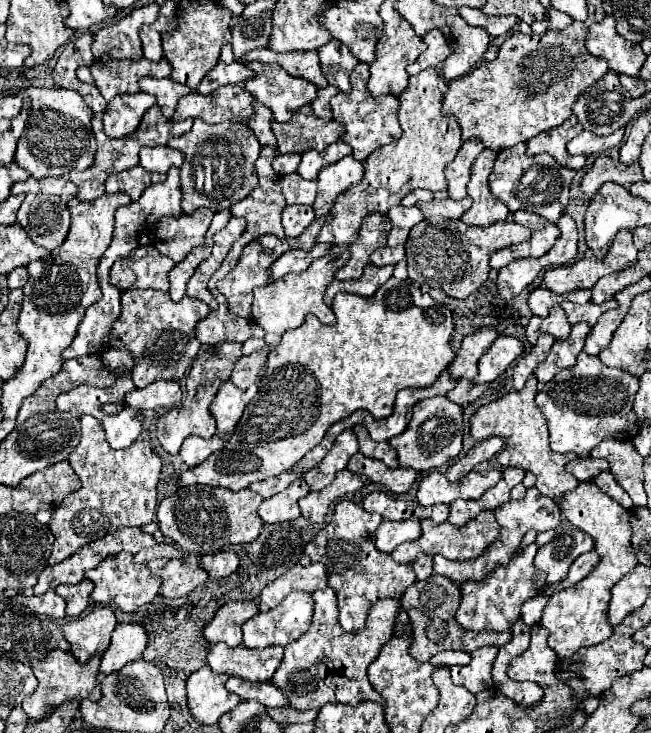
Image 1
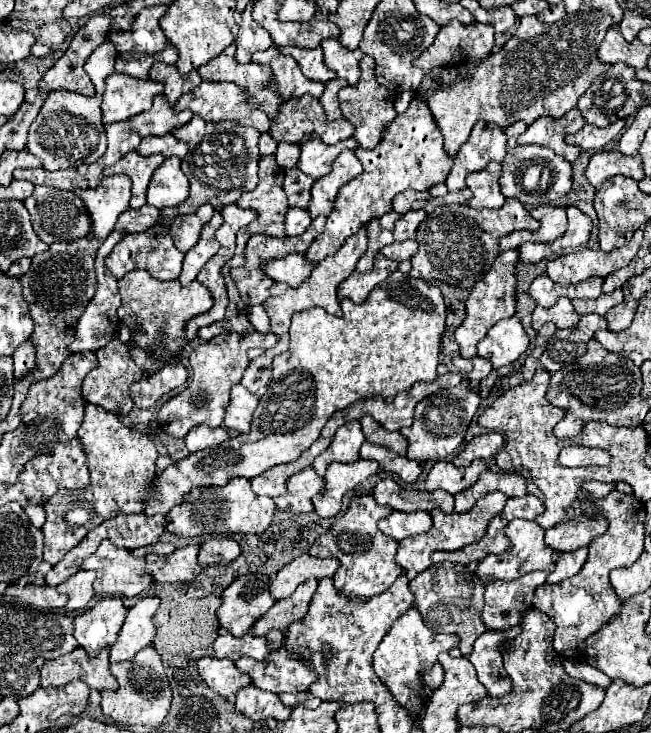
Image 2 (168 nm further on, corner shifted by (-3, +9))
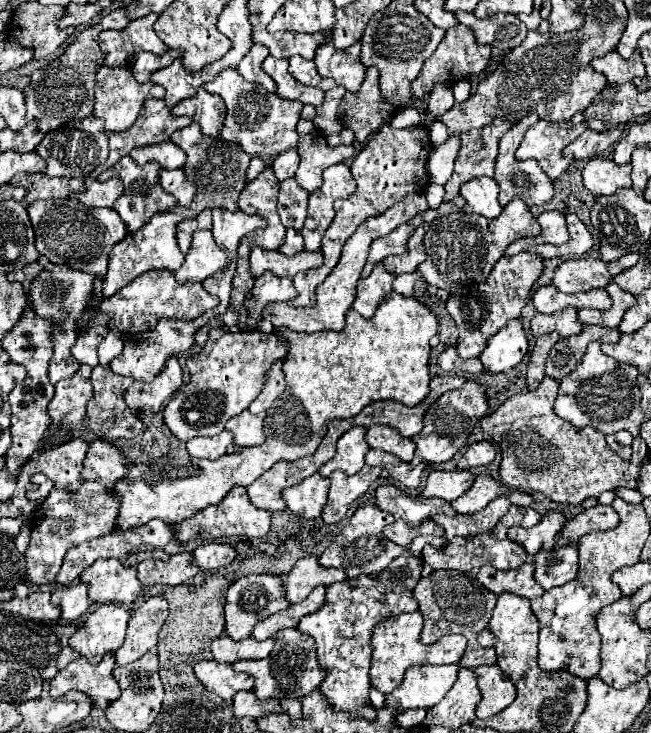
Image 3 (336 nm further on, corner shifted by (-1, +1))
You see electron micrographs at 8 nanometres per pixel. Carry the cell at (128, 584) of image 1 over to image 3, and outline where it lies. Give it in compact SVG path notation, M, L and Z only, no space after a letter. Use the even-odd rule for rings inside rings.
M97 559L93 567L85 569L81 581L89 585L89 599L93 603L133 603L141 593L141 583L133 567L125 567L119 559Z

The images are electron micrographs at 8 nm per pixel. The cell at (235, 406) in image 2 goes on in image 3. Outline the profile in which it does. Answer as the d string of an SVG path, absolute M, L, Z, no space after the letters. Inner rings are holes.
M249 411L239 413L237 417L231 417L225 429L233 431L235 445L249 447L249 445L261 445L265 441L263 433L263 419L259 415L253 415Z

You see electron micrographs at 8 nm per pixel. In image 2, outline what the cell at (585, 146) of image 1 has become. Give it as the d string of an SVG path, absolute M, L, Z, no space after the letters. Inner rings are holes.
M615 121L613 125L603 127L603 129L585 123L585 127L583 127L581 131L573 133L573 135L567 135L567 143L579 145L579 147L585 149L585 151L587 151L587 149L601 151L601 149L605 149L605 145L609 145L609 143L621 133L623 127L625 127L625 121Z

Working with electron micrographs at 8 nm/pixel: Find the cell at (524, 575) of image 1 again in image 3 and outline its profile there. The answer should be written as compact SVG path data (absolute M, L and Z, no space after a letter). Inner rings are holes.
M547 511L535 527L529 527L529 529L511 527L507 531L507 535L509 535L509 539L521 543L525 547L525 551L533 557L541 549L553 549L555 539L561 533L565 521L567 519L559 511Z

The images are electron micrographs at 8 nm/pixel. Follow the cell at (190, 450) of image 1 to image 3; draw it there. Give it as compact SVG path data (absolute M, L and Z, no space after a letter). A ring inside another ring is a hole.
M223 431L215 437L195 437L187 441L187 451L191 457L205 457L205 459L219 459L227 453L229 445L233 445L233 433Z

